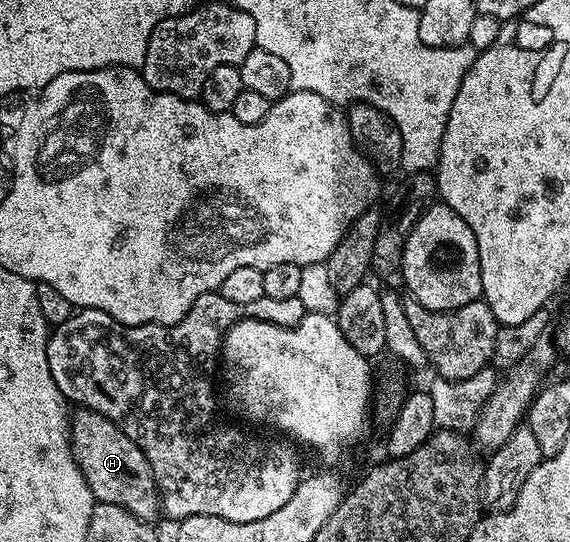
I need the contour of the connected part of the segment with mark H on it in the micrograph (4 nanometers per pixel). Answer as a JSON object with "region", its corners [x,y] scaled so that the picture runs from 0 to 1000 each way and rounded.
{"region":[[[135,755],[123,771],[123,806],[130,849],[151,878],[151,893],[158,893],[158,908],[170,926],[207,930],[207,937],[221,937],[239,956],[265,965],[267,954],[282,946],[281,910],[274,904],[270,871],[242,819],[207,790],[182,764],[168,764],[163,756]]]}

